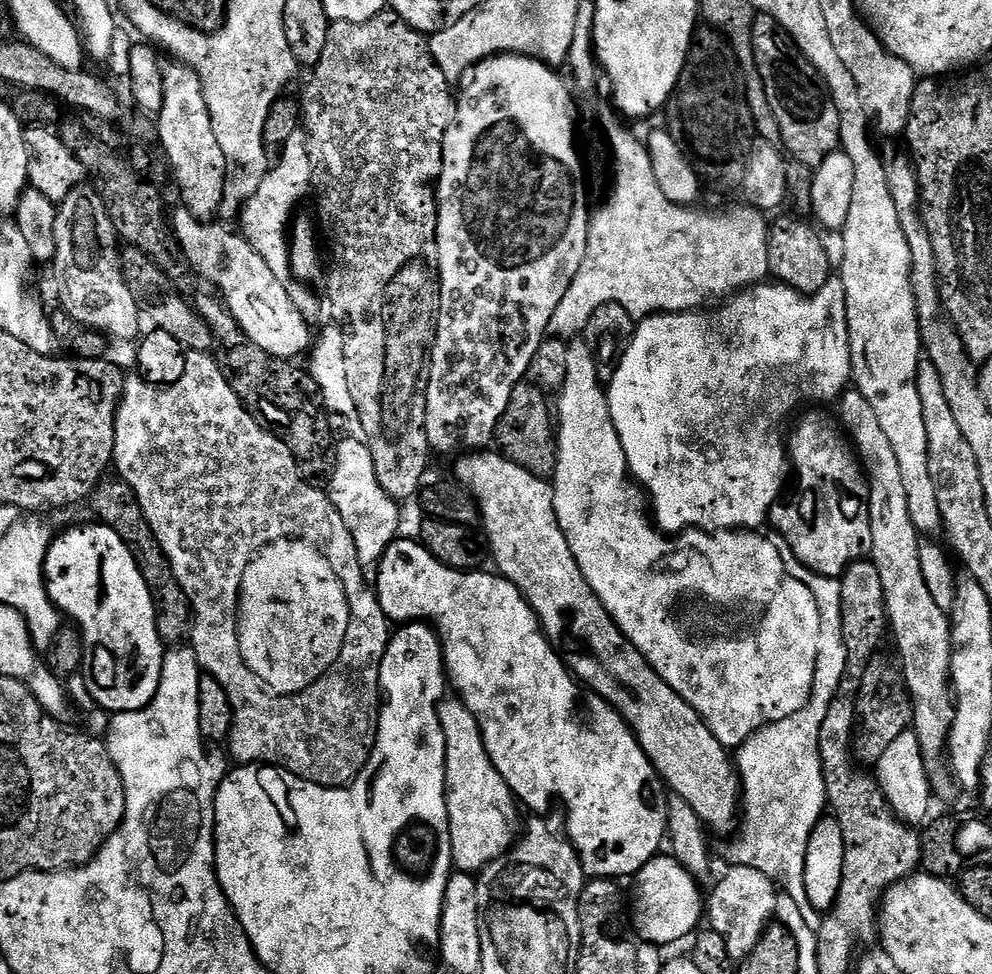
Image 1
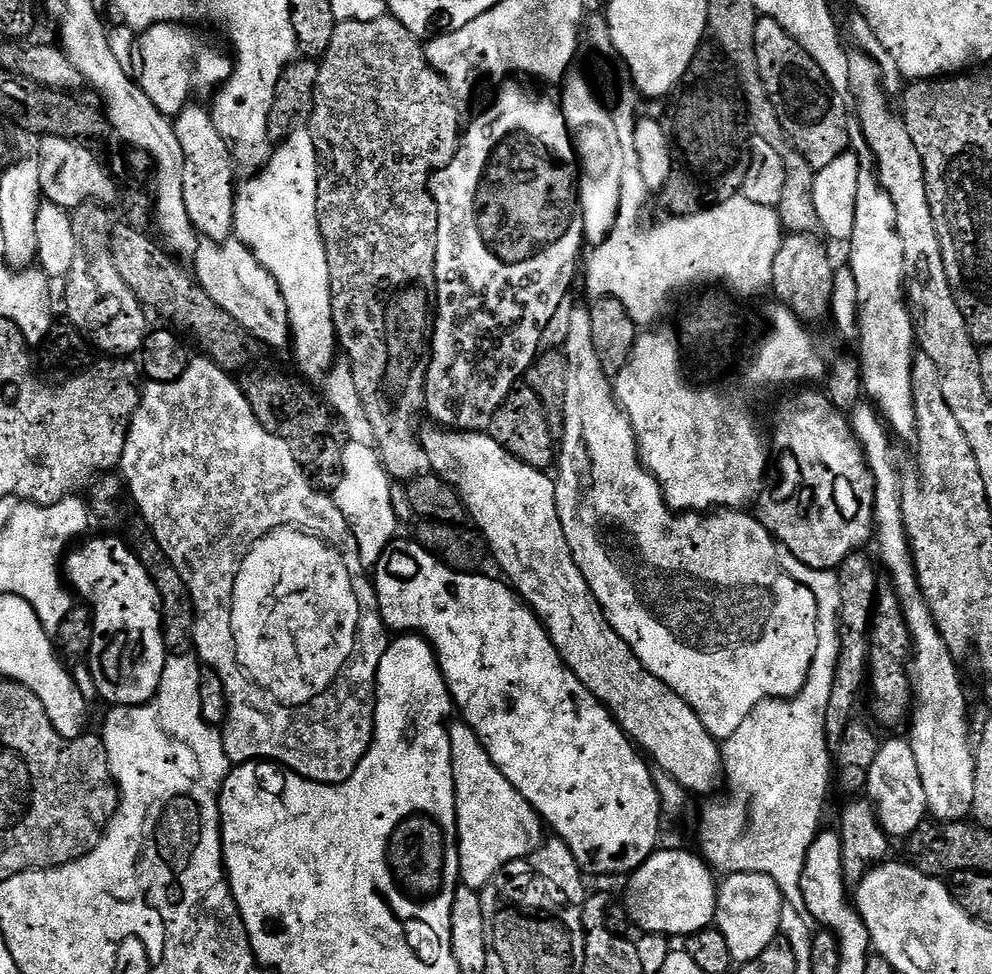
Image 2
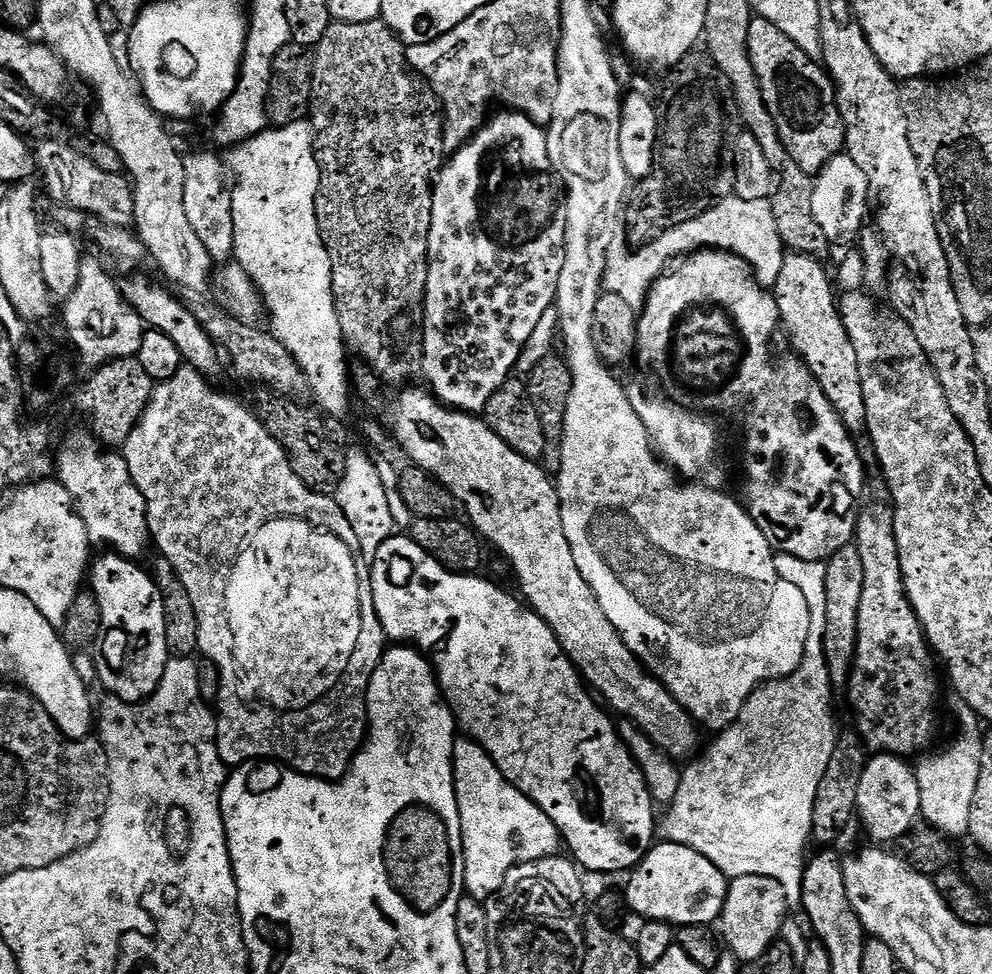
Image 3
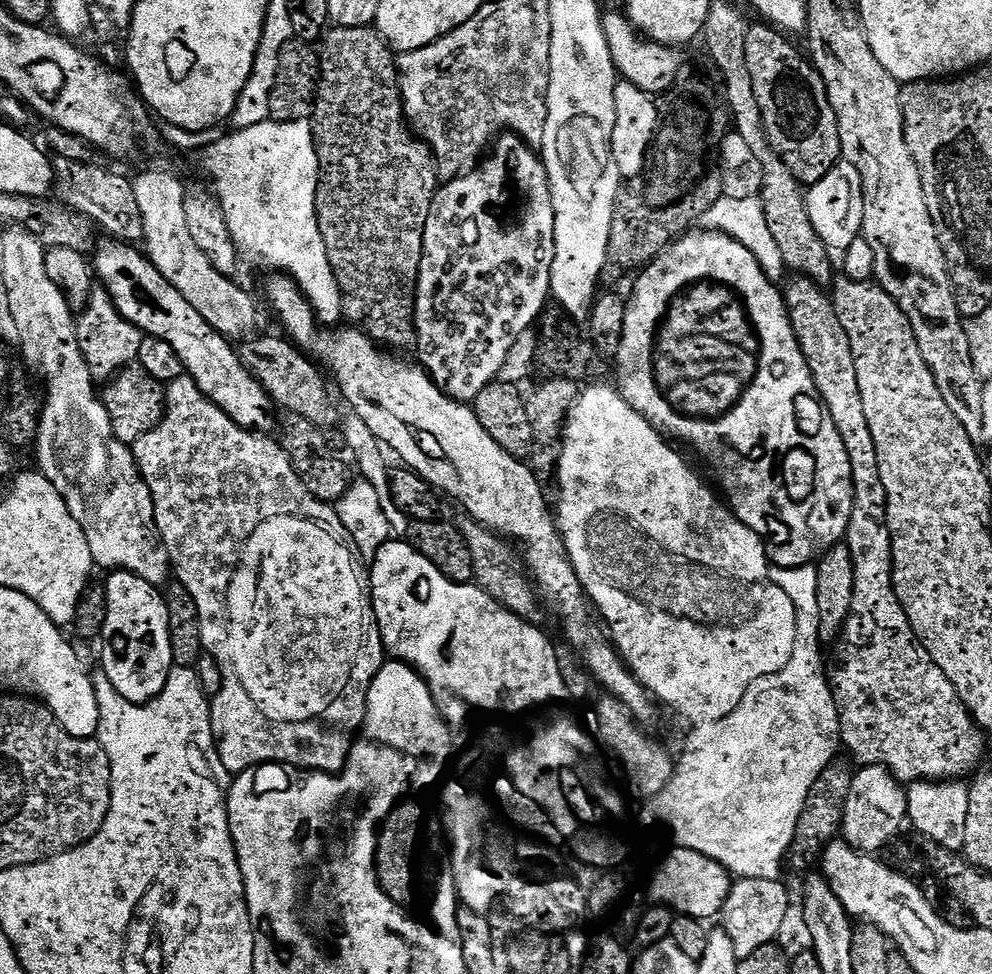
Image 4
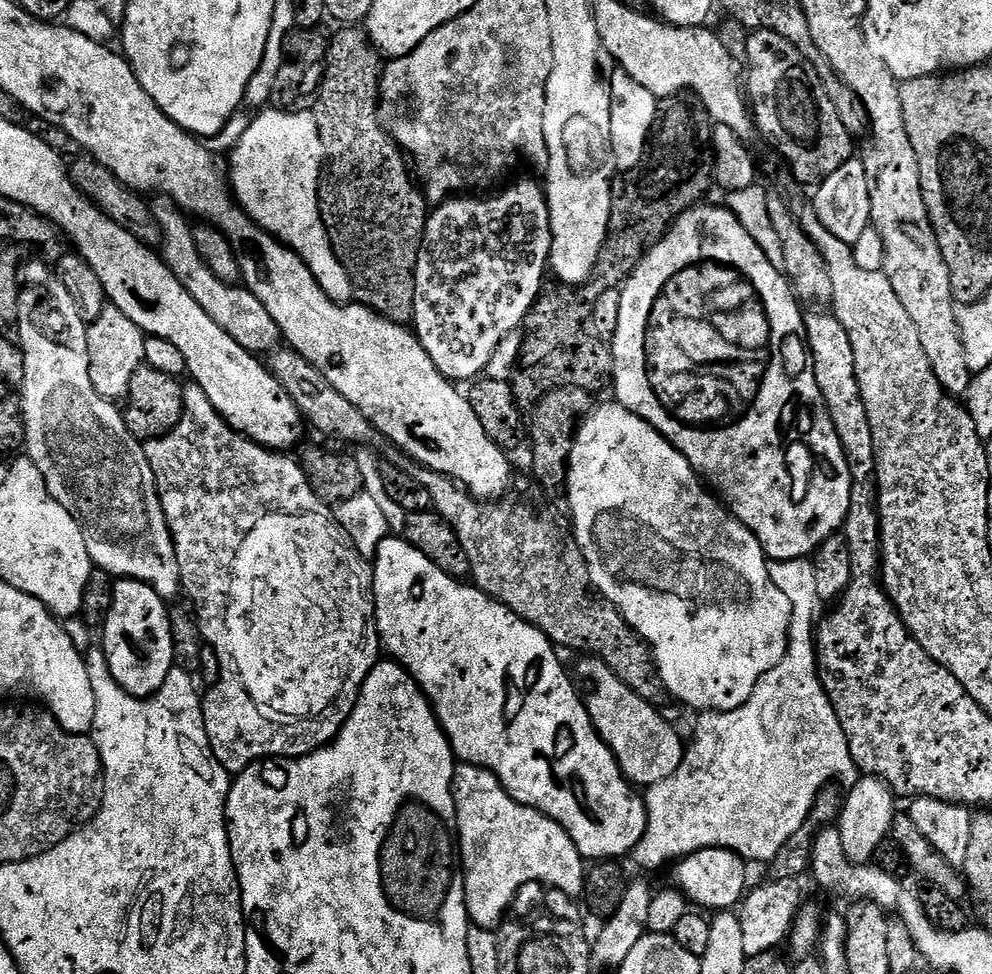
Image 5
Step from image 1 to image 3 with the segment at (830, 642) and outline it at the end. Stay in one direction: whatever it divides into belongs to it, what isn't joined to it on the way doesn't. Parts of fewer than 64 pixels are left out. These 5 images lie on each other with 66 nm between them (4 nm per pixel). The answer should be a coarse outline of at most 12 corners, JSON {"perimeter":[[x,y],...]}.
{"perimeter":[[780,554],[810,606],[794,674],[681,771],[658,836],[800,910],[838,727],[826,563]]}

